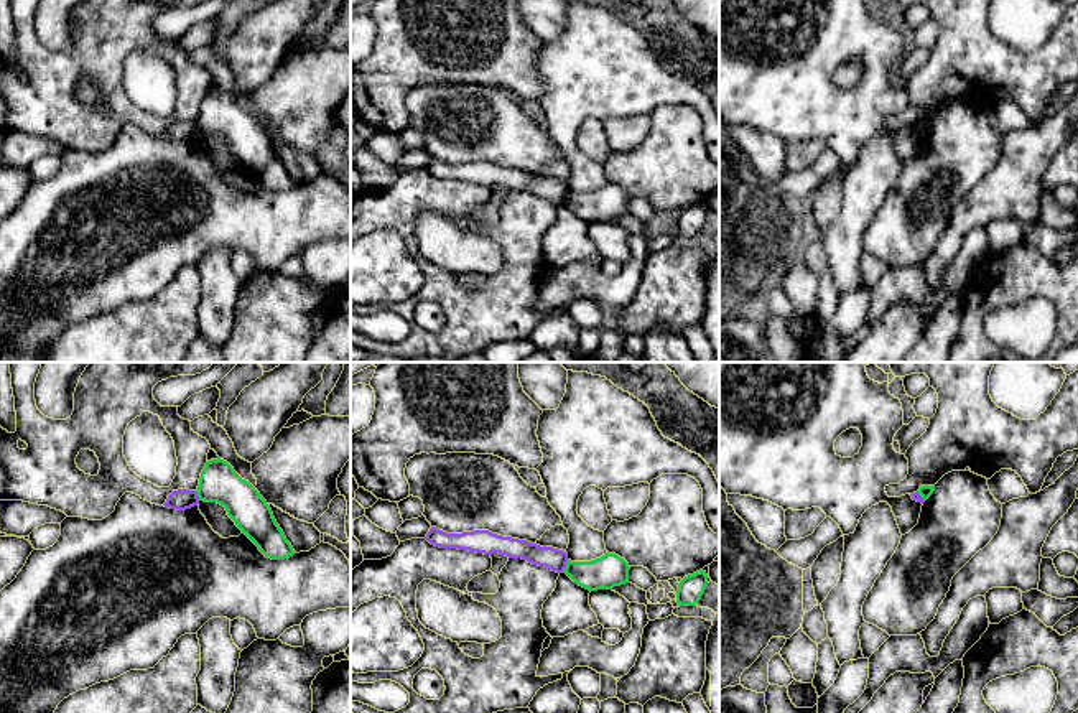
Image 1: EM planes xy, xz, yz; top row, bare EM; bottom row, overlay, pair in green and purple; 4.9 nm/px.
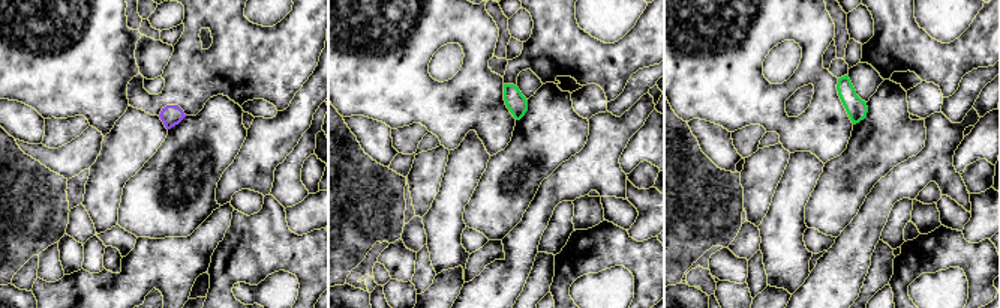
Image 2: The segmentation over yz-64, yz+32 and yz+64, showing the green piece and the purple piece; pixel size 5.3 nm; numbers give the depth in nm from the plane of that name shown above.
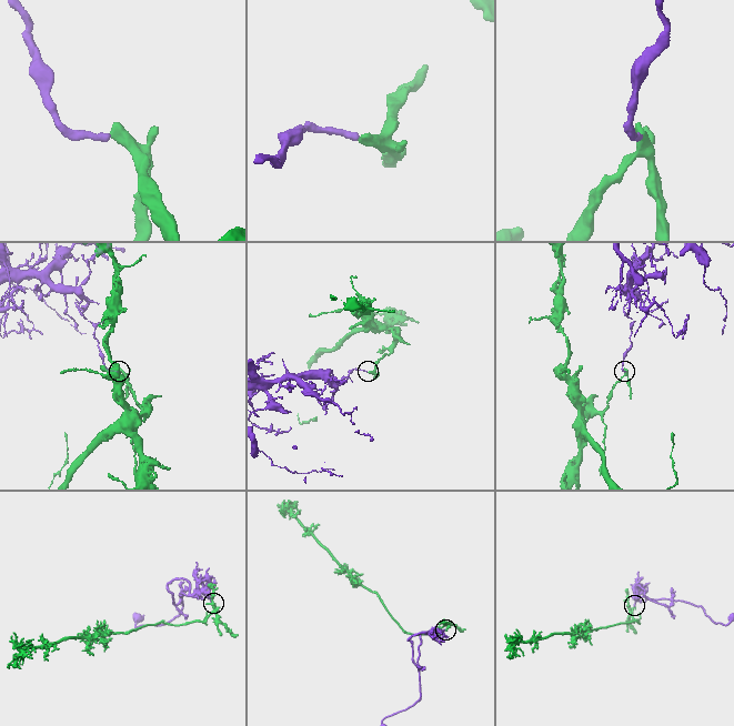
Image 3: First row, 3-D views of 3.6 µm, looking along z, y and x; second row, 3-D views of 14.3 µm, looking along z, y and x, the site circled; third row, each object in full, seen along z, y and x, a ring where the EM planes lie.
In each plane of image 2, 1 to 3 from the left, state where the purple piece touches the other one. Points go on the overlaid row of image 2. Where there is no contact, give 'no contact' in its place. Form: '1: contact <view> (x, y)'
1: no contact
2: no contact
3: no contact

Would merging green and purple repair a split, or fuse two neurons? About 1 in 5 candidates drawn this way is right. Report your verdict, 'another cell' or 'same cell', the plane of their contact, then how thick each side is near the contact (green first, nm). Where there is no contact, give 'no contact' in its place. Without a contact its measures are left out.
another cell; meets green in xz; 160 nm thick on the green side, 110 nm on the other

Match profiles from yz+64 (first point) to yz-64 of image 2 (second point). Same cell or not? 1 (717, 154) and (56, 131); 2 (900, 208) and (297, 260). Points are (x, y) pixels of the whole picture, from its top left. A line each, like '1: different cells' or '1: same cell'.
1: different cells
2: different cells

